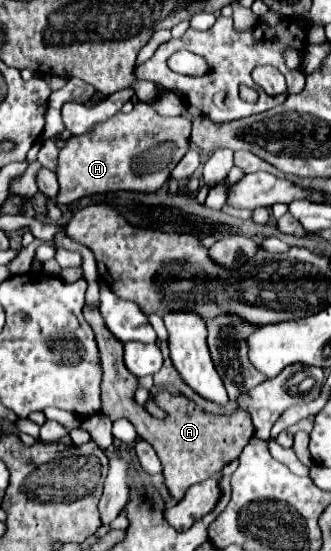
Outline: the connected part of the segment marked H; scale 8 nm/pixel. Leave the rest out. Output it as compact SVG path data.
M135 104L133 112L109 118L97 124L93 132L71 136L67 146L59 152L59 194L57 204L73 204L83 196L135 190L135 192L155 192L171 176L175 164L189 150L191 126L175 126L175 118L161 118L153 112L149 104Z

